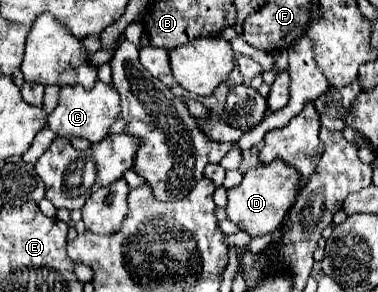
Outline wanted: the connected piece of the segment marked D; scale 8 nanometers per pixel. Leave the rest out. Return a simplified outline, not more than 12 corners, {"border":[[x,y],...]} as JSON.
{"border":[[282,161],[258,165],[228,189],[240,231],[278,231],[300,175]]}

